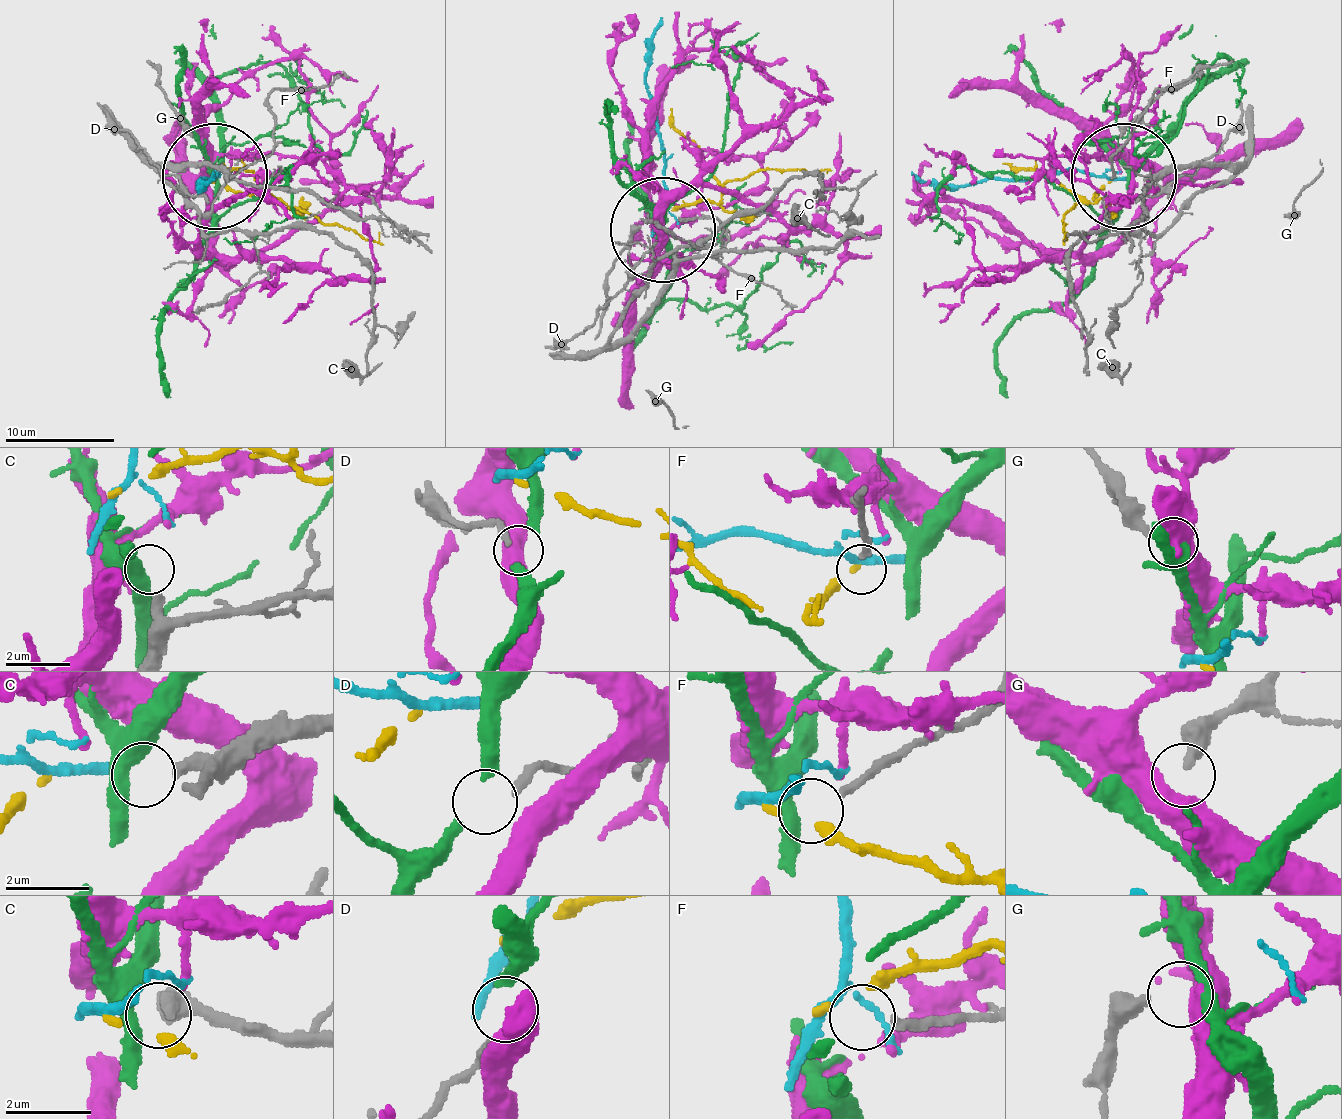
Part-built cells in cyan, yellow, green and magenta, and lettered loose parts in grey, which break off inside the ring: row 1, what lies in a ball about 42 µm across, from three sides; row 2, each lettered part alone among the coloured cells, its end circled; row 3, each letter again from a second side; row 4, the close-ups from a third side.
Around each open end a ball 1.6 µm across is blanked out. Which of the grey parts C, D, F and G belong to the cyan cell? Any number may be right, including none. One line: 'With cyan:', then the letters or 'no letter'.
With cyan: no letter

